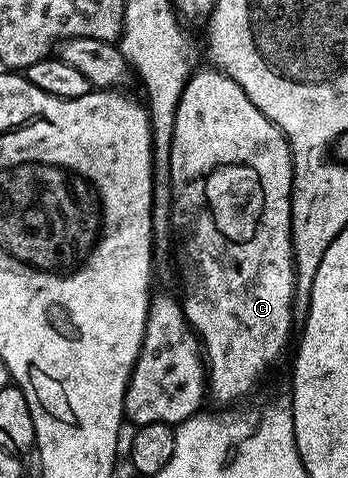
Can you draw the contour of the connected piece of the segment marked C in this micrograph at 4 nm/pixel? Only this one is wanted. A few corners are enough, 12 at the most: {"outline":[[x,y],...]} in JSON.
{"outline":[[216,67],[177,104],[172,224],[207,393],[293,333],[293,154]]}

